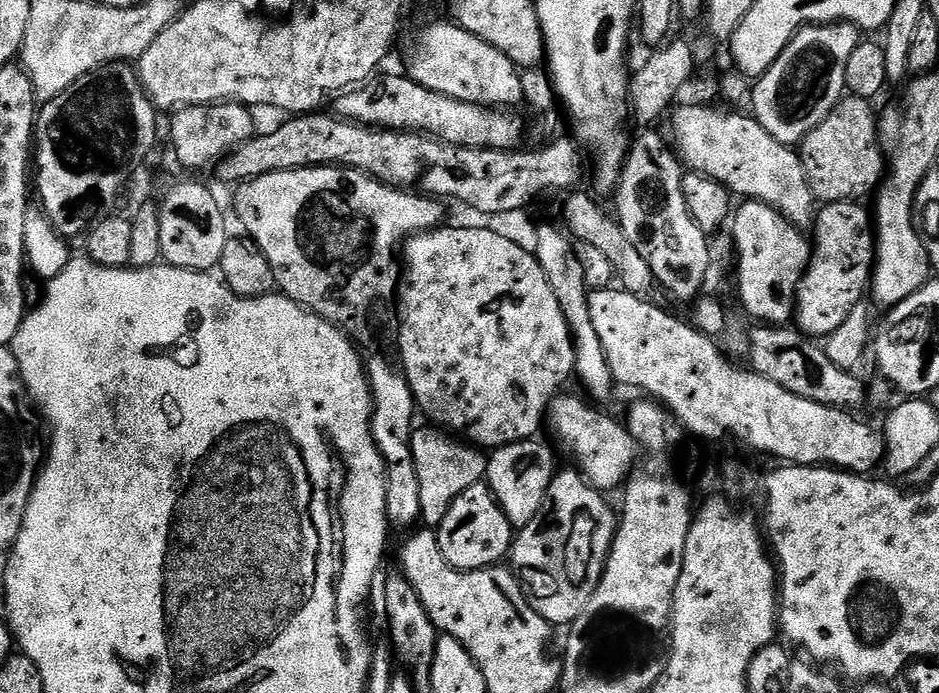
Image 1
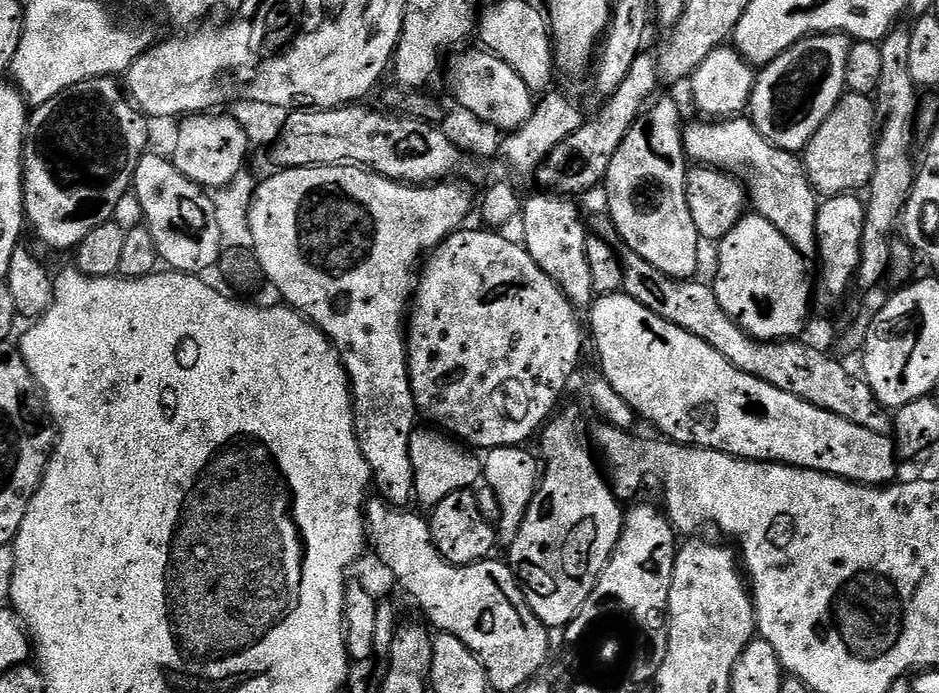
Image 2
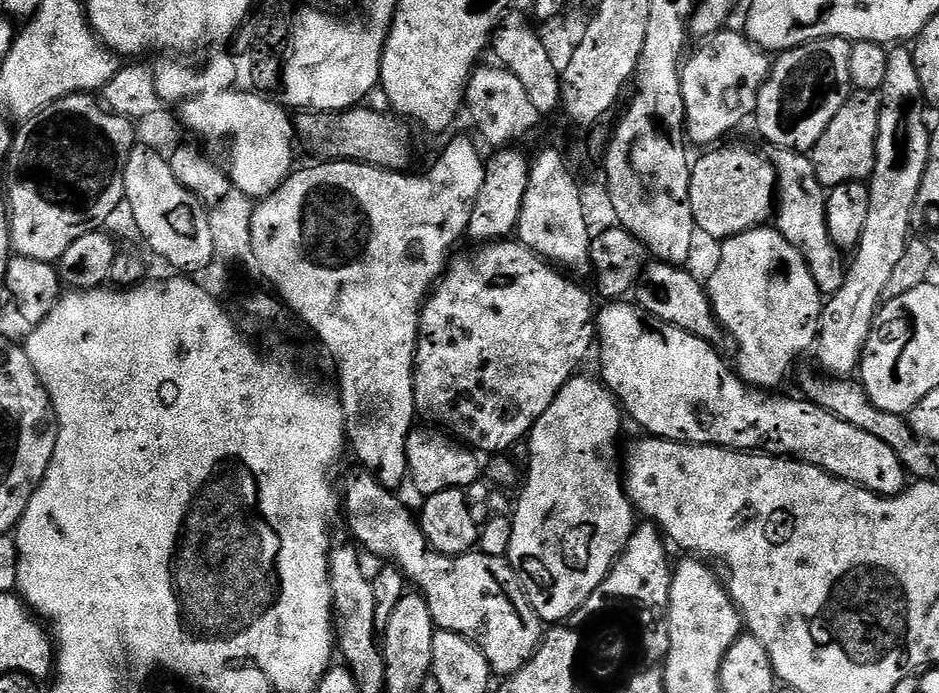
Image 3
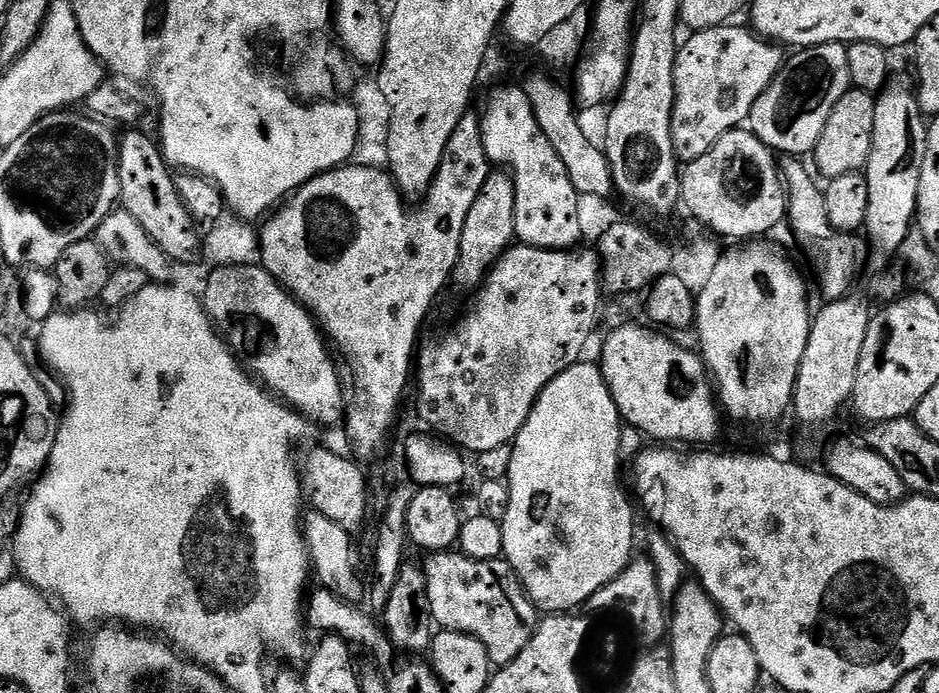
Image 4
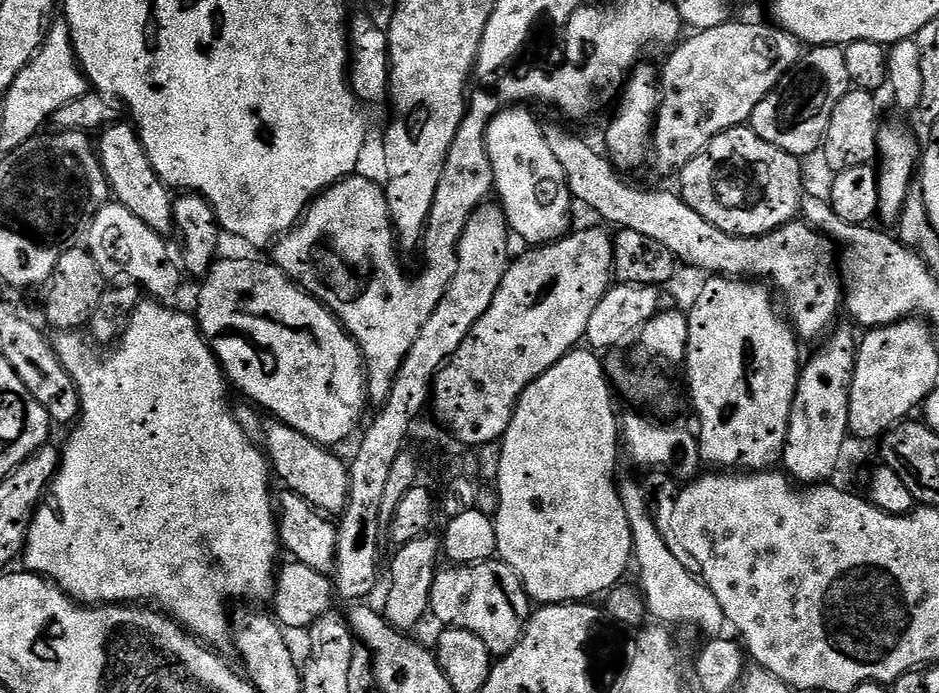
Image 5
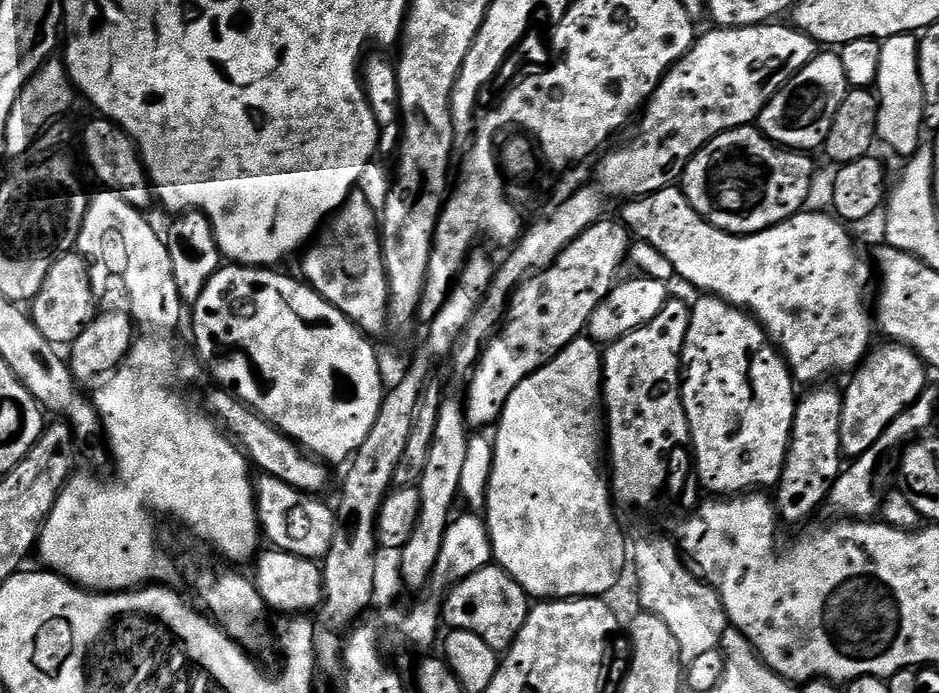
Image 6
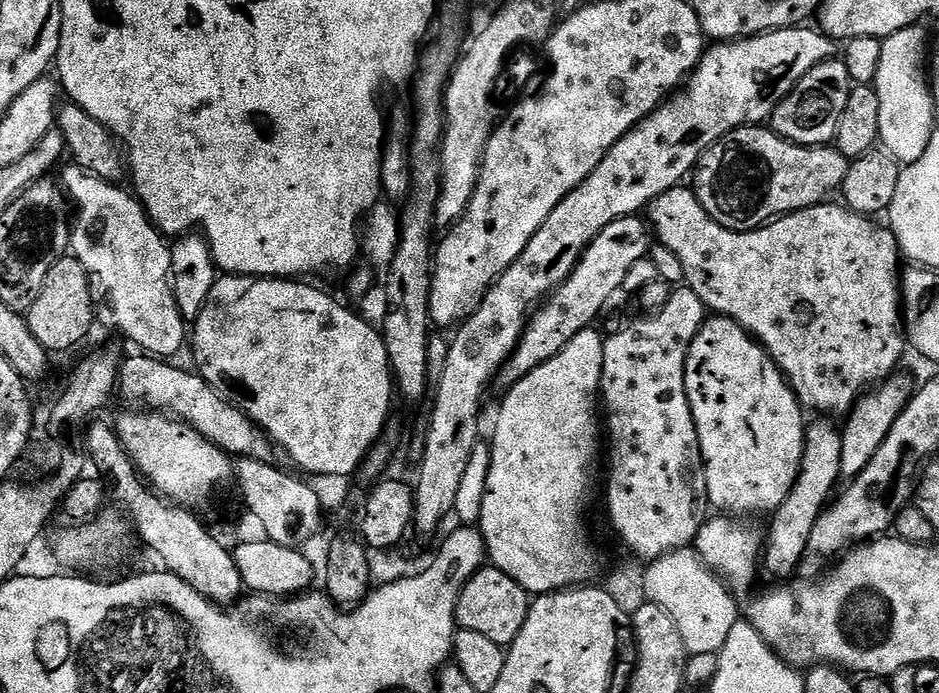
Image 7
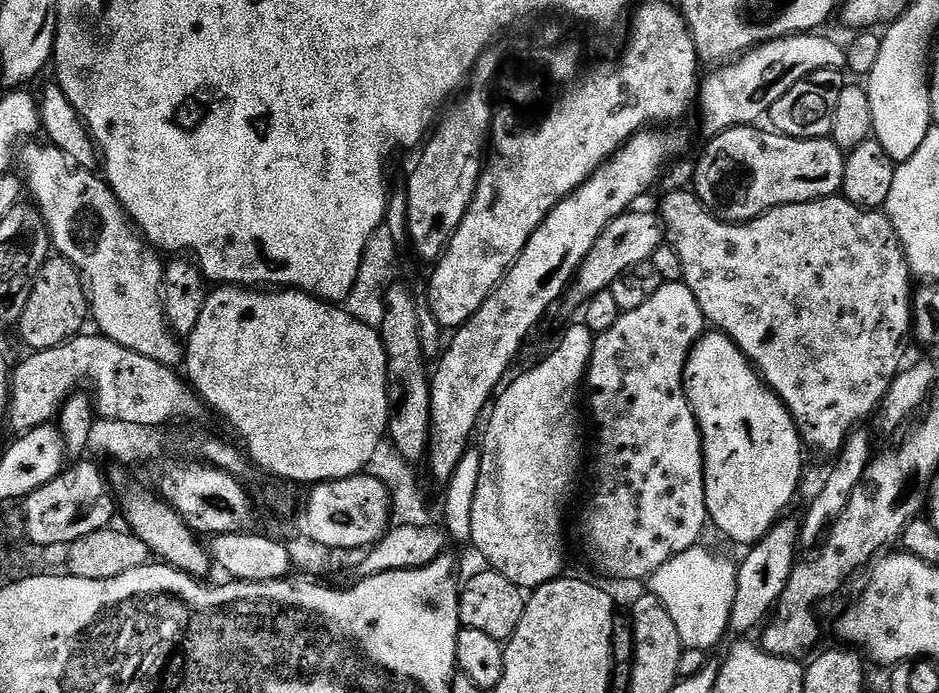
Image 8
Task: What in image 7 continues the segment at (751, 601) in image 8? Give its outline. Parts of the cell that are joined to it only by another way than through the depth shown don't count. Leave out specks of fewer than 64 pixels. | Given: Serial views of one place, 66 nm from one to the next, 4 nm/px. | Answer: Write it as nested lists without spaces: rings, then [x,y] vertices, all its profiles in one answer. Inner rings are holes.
[[[816,418],[813,424],[811,421],[807,425],[804,434],[804,453],[800,458],[800,469],[796,480],[792,483],[790,494],[786,494],[783,502],[776,507],[775,512],[771,513],[772,525],[768,528],[768,536],[766,532],[766,543],[762,548],[762,568],[776,579],[773,581],[787,581],[793,575],[791,572],[801,567],[808,550],[810,534],[814,530],[814,522],[818,522],[818,518],[829,503],[836,482],[841,481],[841,429],[837,425],[835,428],[831,422],[833,423],[828,418]]]

